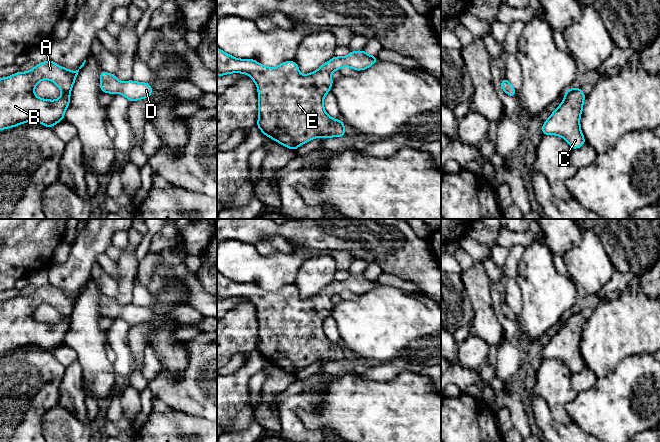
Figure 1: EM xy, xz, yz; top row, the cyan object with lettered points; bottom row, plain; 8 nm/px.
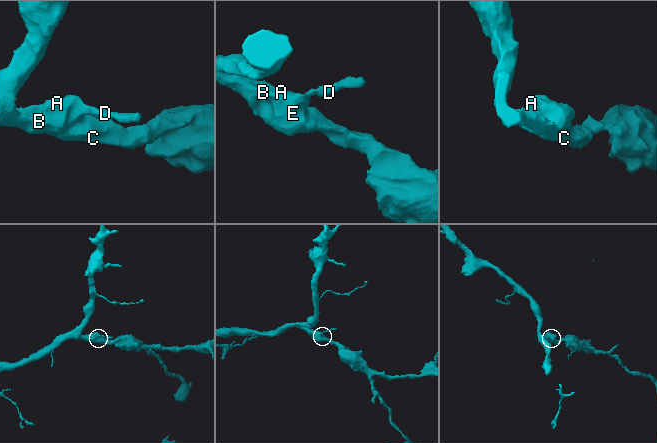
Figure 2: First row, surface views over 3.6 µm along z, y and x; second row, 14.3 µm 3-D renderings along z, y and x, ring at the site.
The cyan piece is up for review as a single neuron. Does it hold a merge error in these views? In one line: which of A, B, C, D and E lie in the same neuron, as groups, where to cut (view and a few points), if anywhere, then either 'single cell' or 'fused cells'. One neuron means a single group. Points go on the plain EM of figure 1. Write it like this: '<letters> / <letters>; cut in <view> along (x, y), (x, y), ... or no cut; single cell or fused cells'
A B C D E; no cut; single cell

